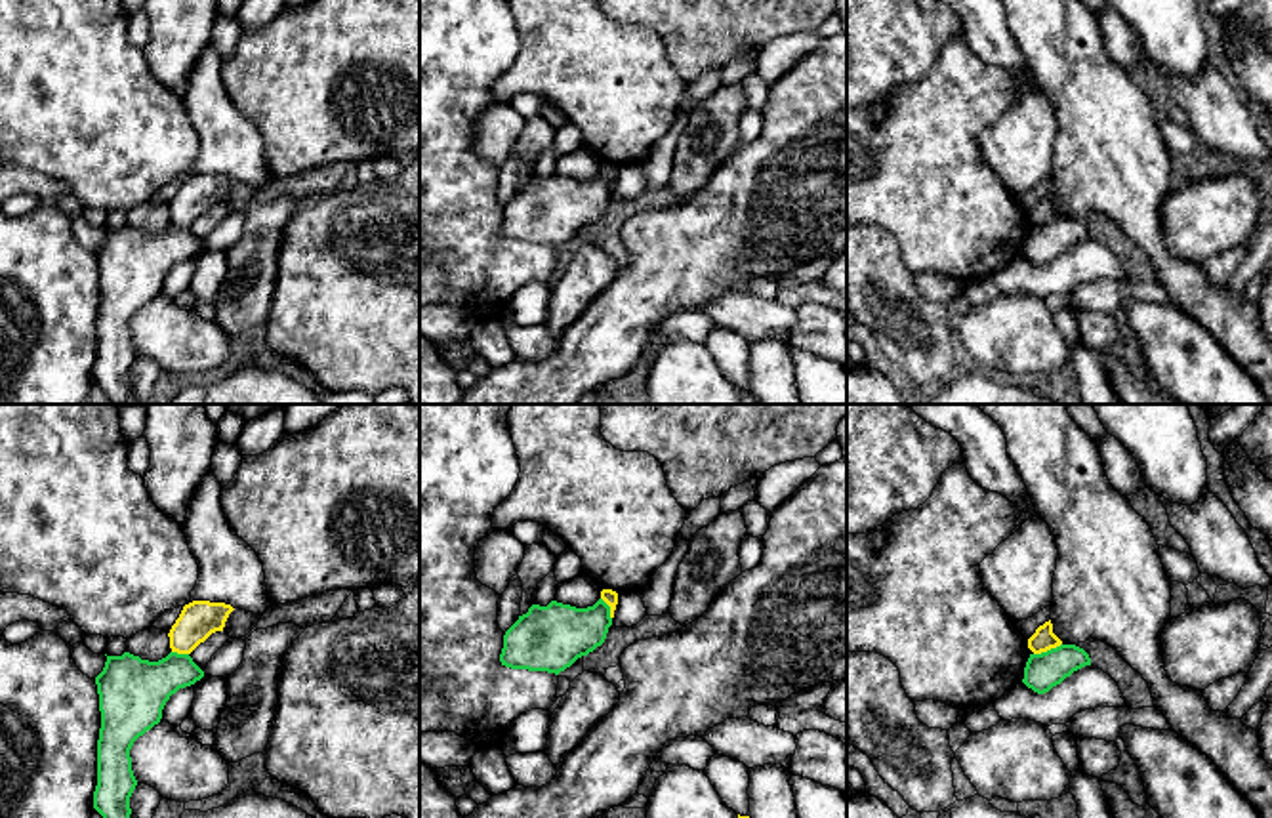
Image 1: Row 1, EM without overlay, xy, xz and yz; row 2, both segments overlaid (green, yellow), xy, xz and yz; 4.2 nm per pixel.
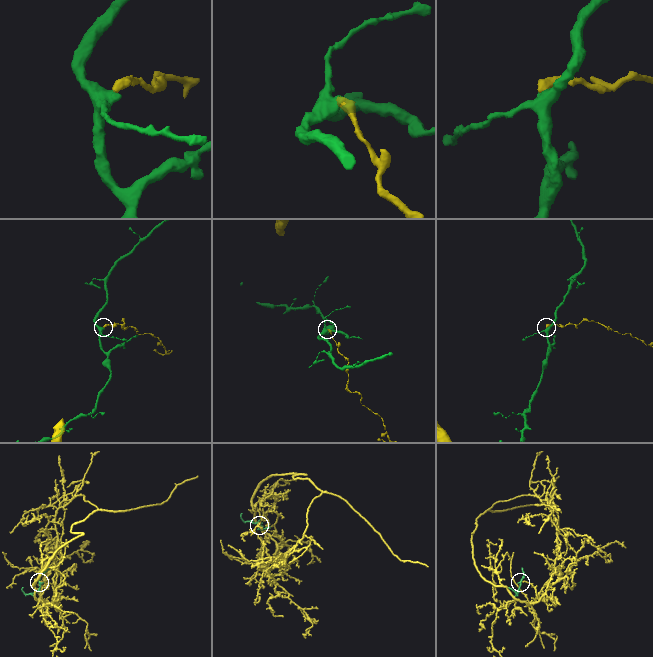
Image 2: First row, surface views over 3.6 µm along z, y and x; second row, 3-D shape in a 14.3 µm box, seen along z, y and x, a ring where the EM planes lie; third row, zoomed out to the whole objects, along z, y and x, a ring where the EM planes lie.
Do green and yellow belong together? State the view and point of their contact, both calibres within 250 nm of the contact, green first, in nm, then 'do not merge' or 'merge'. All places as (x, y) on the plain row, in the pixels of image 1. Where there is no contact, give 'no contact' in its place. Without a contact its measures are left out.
contact yz (1047, 224); calibres 150 and 100 nm; do not merge

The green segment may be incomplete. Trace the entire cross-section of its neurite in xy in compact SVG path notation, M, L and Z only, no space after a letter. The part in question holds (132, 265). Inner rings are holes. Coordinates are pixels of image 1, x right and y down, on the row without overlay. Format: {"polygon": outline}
{"polygon": "M130 225L107 229L95 250L101 284L97 358L93 381L114 404L130 404L130 370L137 358L130 322L162 292L172 267L191 259L204 244L189 227L170 225L158 235Z"}

